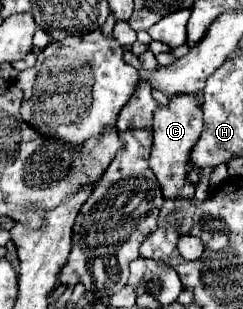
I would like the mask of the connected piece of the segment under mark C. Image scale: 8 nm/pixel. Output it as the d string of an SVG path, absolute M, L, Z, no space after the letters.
M180 94L170 98L170 104L158 106L154 114L154 144L150 154L150 170L156 174L164 198L166 200L192 200L194 198L194 184L186 180L190 172L190 152L194 144L198 142L198 136L202 134L204 122L202 122L202 110L196 106L196 96Z

